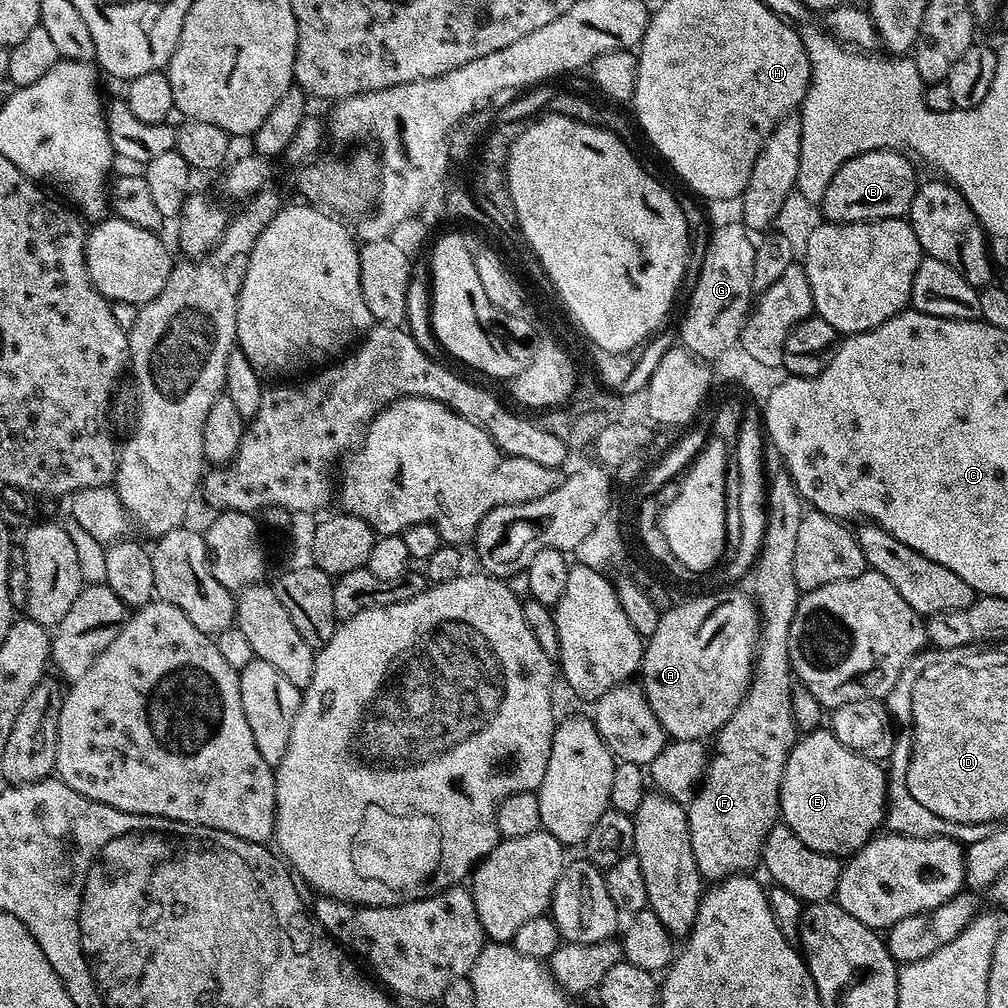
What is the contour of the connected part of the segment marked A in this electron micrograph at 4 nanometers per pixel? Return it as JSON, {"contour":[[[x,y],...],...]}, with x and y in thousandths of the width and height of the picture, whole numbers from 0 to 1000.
{"contour":[[[741,586],[739,587],[706,587],[703,591],[690,591],[688,595],[677,596],[676,599],[675,596],[668,598],[667,602],[656,610],[653,625],[649,625],[649,629],[642,632],[639,654],[635,657],[633,671],[637,676],[641,692],[645,696],[645,704],[649,704],[653,716],[667,734],[701,735],[703,732],[709,731],[716,719],[726,711],[728,704],[732,704],[736,692],[742,688],[742,682],[746,676],[746,662],[750,660],[750,640],[754,637],[754,604],[751,603],[749,594]]]}

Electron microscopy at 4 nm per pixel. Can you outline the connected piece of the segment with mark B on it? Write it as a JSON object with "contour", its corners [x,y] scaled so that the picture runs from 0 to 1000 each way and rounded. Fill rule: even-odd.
{"contour":[[[868,147],[843,157],[833,166],[831,173],[823,177],[819,192],[812,199],[816,217],[826,222],[850,222],[900,215],[911,186],[909,167],[904,161],[896,150],[883,147]]]}

